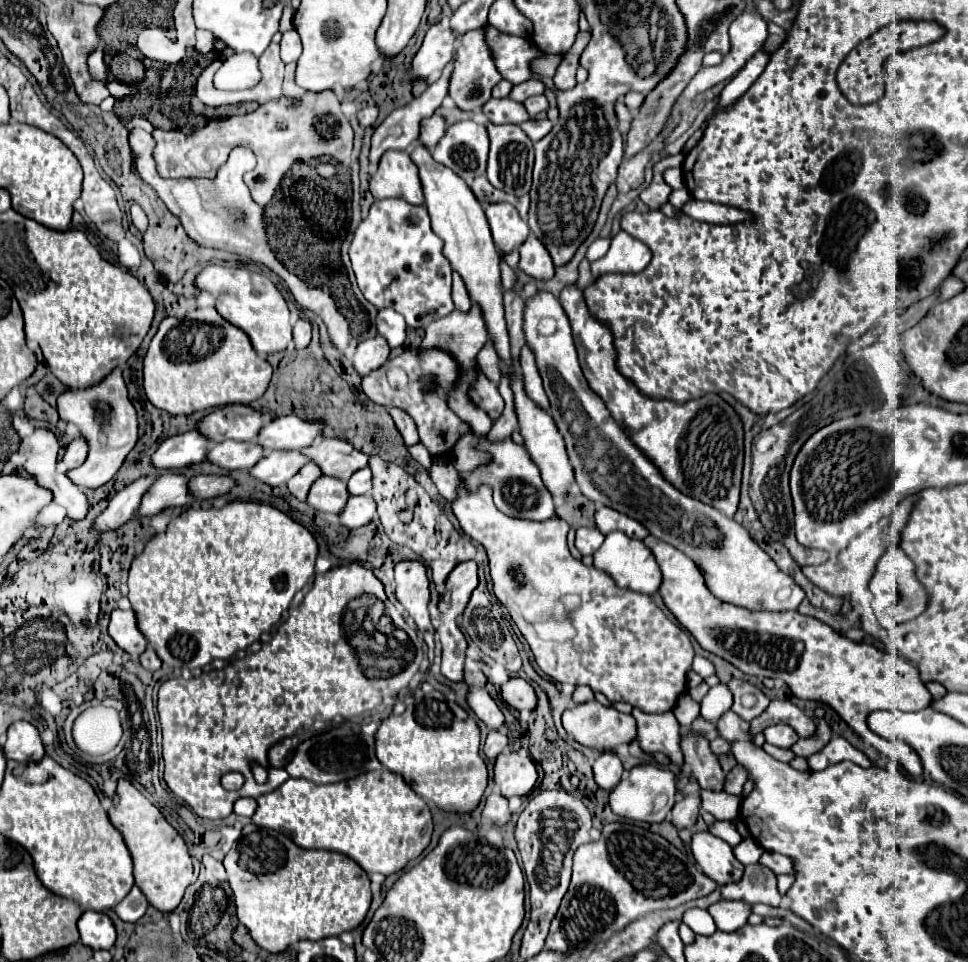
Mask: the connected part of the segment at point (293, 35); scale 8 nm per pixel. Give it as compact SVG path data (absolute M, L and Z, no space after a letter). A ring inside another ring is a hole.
M295 28L285 30L283 40L281 40L281 60L289 64L289 62L297 62L299 56L301 56L301 38L297 30Z

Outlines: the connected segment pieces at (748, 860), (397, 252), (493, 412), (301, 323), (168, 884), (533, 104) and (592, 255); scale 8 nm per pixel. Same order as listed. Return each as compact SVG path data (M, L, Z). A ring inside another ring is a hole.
M745 838L739 846L733 848L733 854L741 864L753 864L753 862L759 862L763 848L753 838Z
M399 198L377 200L369 216L359 224L355 238L349 248L349 256L353 262L353 272L357 278L357 286L363 292L365 300L375 308L393 308L399 312L407 326L423 328L433 320L439 320L455 310L451 300L451 264L443 256L443 240L431 230L429 214L425 206L411 206L407 202L399 202Z
M477 366L477 374L479 374L477 380L475 380L473 386L469 388L469 398L471 398L471 402L473 402L477 408L481 408L483 412L487 412L489 418L495 422L495 420L501 416L501 412L503 412L503 408L505 408L505 402L503 402L503 398L501 398L501 394L499 394L497 384L491 382L491 380L479 370L479 366Z
M305 318L297 320L295 326L293 326L292 335L296 349L307 348L307 344L311 342L311 322L305 320Z
M119 780L117 794L113 798L113 808L109 810L109 820L123 834L125 844L131 852L135 884L143 890L151 906L155 906L161 912L173 912L181 902L185 888L195 880L189 852L175 850L175 842L183 842L179 832L139 790L135 790L135 786L129 780Z
M545 96L527 98L525 108L527 108L527 112L529 112L531 116L537 116L537 114L541 114L541 112L545 112L545 110L547 110L547 98L545 98Z
M597 238L597 240L589 246L589 250L587 250L587 260L593 262L593 260L603 258L603 256L607 254L607 250L609 250L609 244L611 244L611 238Z

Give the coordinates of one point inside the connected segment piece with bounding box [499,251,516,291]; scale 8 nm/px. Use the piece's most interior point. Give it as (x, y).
(508, 275)

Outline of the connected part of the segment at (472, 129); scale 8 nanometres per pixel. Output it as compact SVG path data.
M463 120L447 128L431 156L435 162L451 168L459 178L471 184L475 176L485 174L487 152L487 128L483 124L475 124L473 120Z

